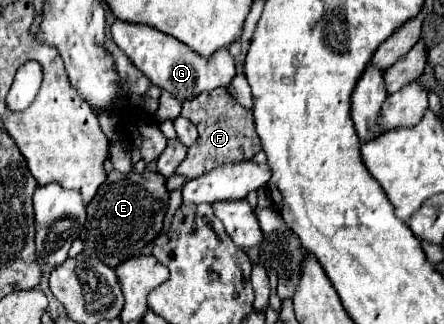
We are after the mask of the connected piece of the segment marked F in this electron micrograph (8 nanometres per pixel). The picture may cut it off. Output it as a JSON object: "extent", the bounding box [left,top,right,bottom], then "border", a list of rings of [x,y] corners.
{"extent":[178,88,262,178],"border":[[[216,88],[212,92],[202,92],[196,98],[182,104],[182,116],[188,118],[198,128],[198,142],[188,148],[188,156],[178,166],[180,174],[186,174],[188,178],[200,178],[208,174],[210,170],[222,166],[222,164],[234,164],[250,160],[256,152],[262,150],[260,138],[254,130],[254,118],[252,110],[238,104],[226,88]]]}

